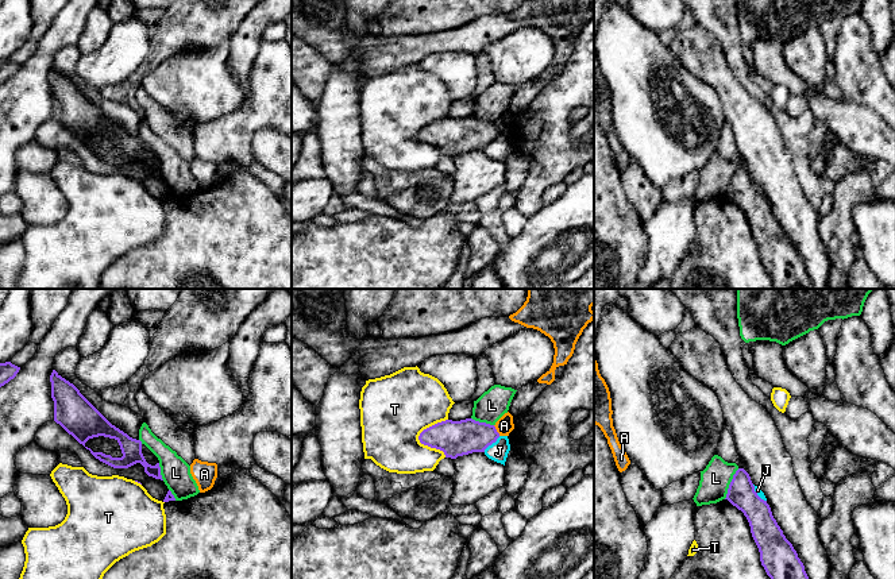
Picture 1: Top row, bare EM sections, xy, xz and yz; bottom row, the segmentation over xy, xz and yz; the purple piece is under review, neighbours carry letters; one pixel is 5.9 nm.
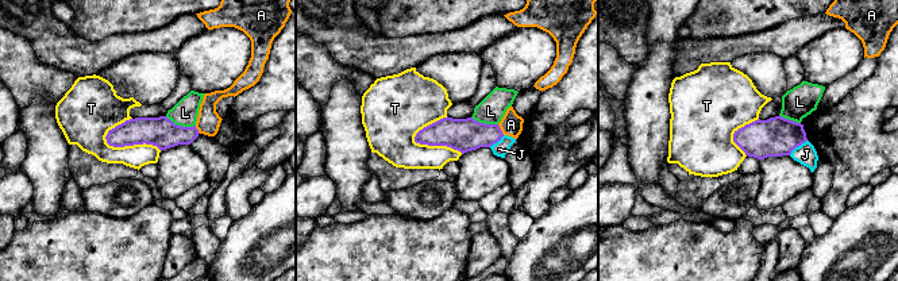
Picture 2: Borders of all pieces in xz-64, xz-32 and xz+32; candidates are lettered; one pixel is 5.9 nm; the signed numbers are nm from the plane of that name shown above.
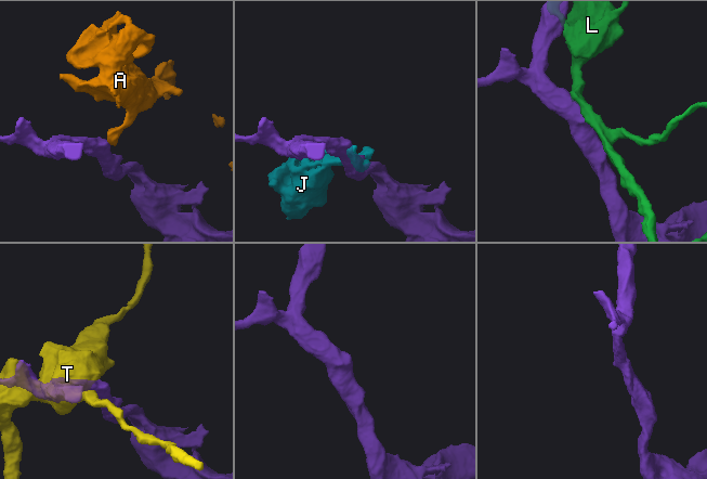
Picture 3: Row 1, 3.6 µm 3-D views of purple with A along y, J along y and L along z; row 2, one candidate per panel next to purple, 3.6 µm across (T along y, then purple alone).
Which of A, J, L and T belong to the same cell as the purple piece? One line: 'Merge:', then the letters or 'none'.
Merge: none

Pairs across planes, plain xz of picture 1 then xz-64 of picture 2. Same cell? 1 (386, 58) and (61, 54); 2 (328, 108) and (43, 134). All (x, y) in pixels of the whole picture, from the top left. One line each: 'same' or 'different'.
1: same
2: same

